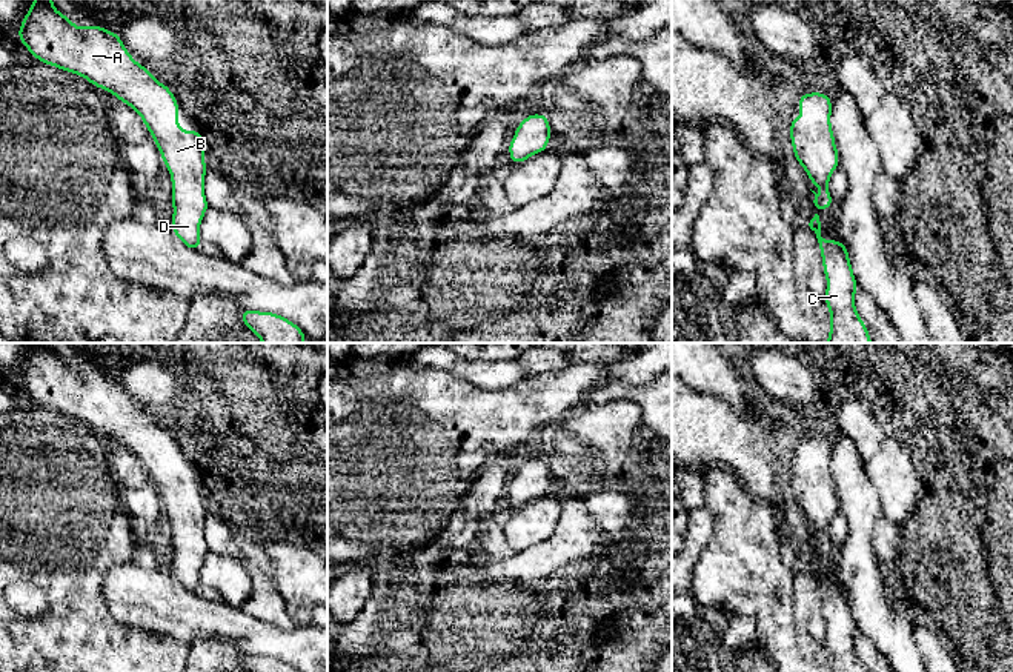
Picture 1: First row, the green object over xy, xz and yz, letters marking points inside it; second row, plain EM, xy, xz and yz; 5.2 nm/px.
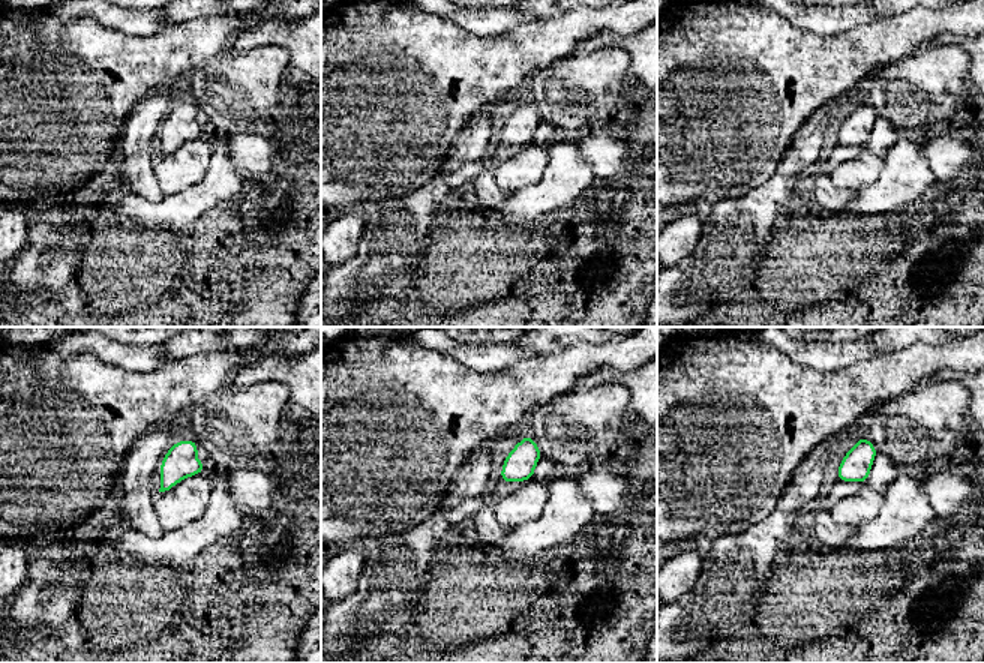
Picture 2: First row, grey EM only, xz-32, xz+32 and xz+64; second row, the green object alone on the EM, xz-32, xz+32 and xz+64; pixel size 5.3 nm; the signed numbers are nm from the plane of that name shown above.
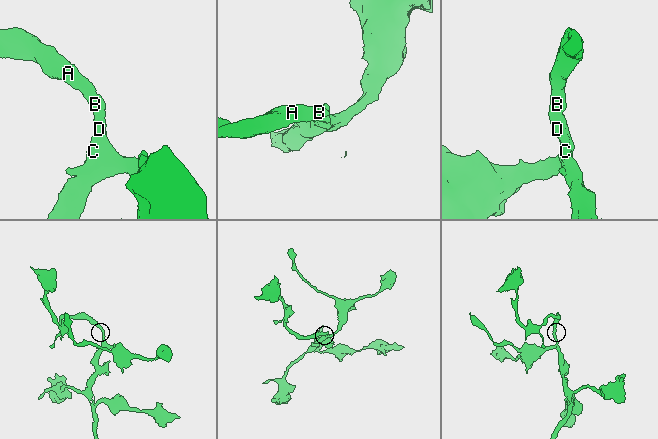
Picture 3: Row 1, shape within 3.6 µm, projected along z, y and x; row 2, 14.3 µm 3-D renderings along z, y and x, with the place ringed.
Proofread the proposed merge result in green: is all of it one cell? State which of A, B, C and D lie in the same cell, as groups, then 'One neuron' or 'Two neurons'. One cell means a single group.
Groups: A B C D. One neuron

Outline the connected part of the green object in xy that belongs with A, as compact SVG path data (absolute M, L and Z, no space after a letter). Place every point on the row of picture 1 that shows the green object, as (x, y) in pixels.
M34 0L17 31L22 45L37 60L81 75L141 117L171 172L171 229L186 248L198 251L203 241L200 223L209 209L204 195L206 146L200 131L178 126L180 105L169 86L132 58L118 34L97 25L80 29L54 8L52 0Z

